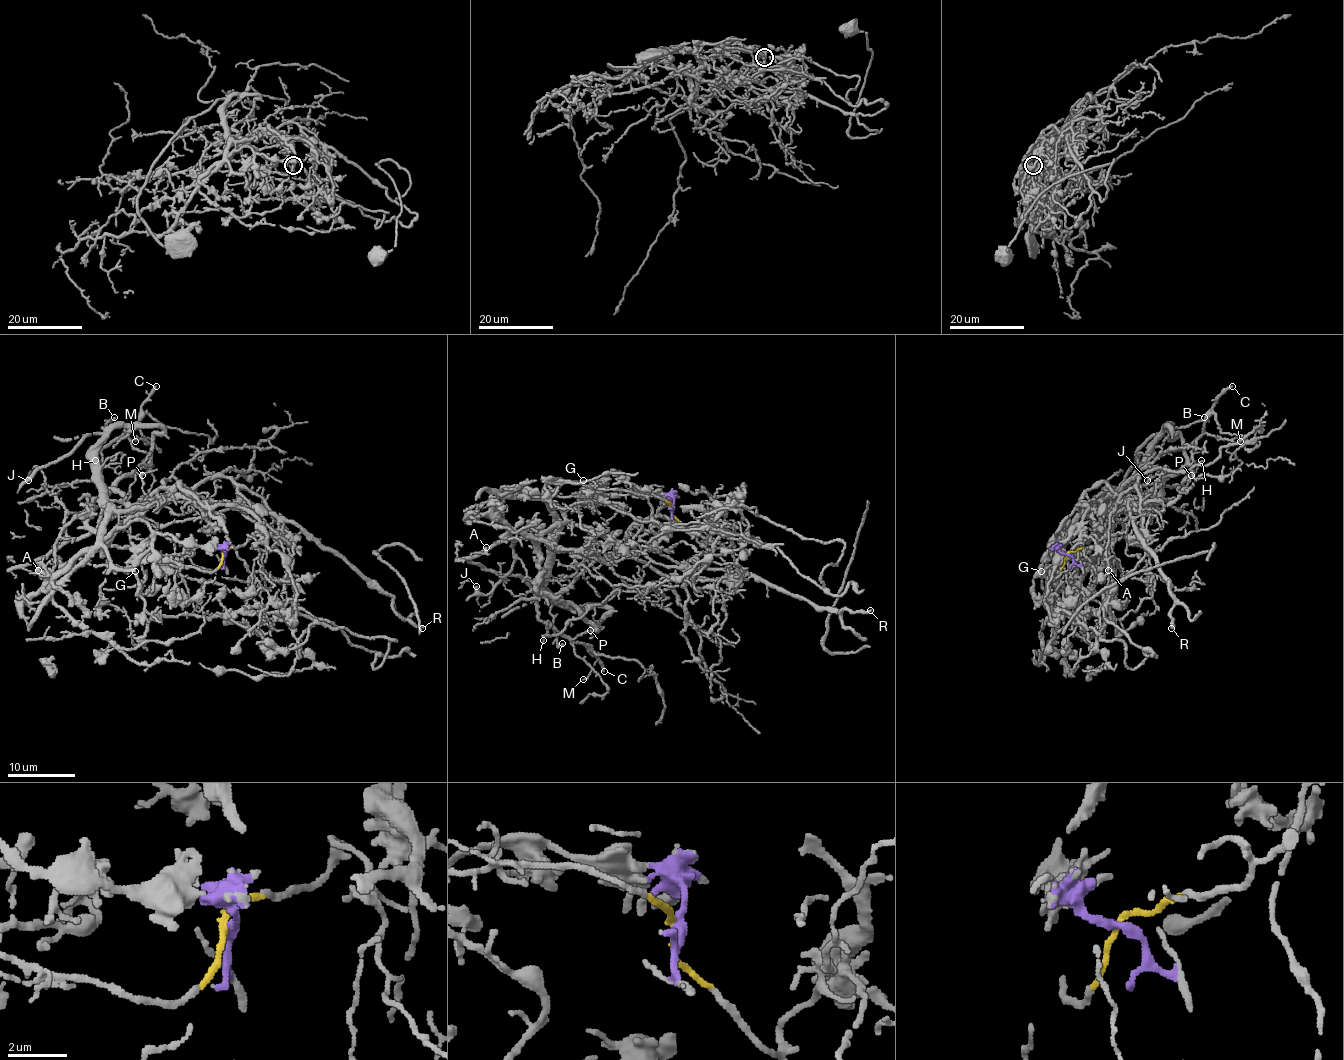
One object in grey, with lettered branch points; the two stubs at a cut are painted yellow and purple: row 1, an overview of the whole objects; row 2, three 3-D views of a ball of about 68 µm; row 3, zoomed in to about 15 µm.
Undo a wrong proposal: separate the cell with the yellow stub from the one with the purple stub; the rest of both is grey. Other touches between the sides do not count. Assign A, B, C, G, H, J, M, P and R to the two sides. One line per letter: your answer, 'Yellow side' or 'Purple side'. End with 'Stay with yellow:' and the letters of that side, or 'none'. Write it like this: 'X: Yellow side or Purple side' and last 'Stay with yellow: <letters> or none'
A: Purple side
B: Purple side
C: Purple side
G: Purple side
H: Purple side
J: Purple side
M: Purple side
P: Purple side
R: Yellow side
Stay with yellow: R

